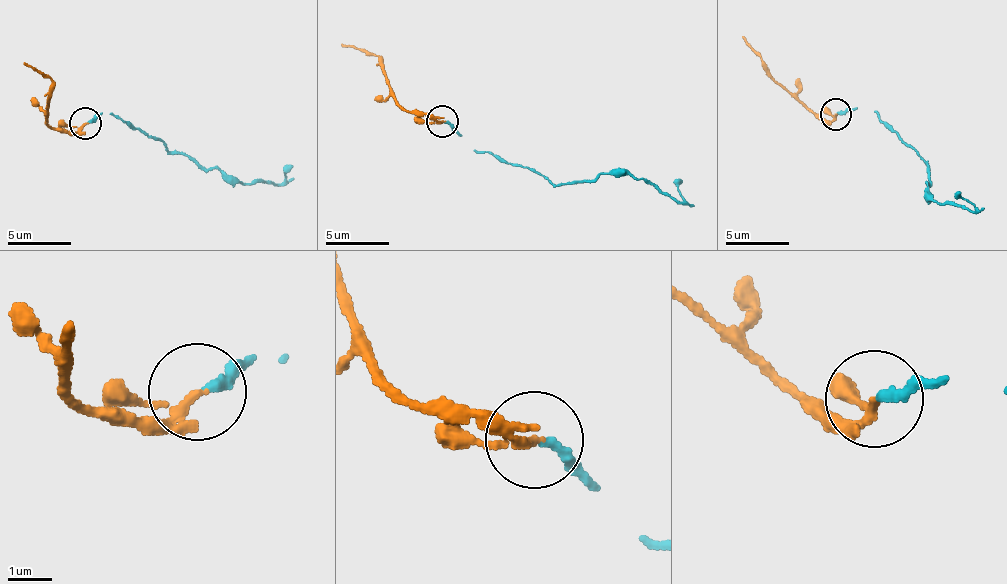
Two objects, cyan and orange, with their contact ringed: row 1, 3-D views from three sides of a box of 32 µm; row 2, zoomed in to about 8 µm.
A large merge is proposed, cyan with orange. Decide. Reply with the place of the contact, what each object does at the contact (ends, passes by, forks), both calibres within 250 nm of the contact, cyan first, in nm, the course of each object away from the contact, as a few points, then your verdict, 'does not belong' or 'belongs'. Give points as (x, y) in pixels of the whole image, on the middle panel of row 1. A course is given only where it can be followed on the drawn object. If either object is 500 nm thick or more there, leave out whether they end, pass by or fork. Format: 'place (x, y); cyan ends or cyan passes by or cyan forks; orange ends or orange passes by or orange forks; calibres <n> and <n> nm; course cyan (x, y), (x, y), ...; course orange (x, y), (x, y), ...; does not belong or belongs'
place (442, 121); cyan ends; orange passes by; calibres 200 and 160 nm; course cyan (445, 122), (474, 149), (541, 173), (553, 183), (629, 175), (651, 181), (681, 203), (681, 178); course orange (442, 122), (421, 123), (393, 94), (380, 58), (342, 44); belongs

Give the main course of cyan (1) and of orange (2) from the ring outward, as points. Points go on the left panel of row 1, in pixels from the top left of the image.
1: (87, 124), (110, 113), (162, 141), (169, 149), (239, 180), (280, 184), (292, 164)
2: (84, 124), (56, 132), (46, 119), (52, 84), (25, 61)

